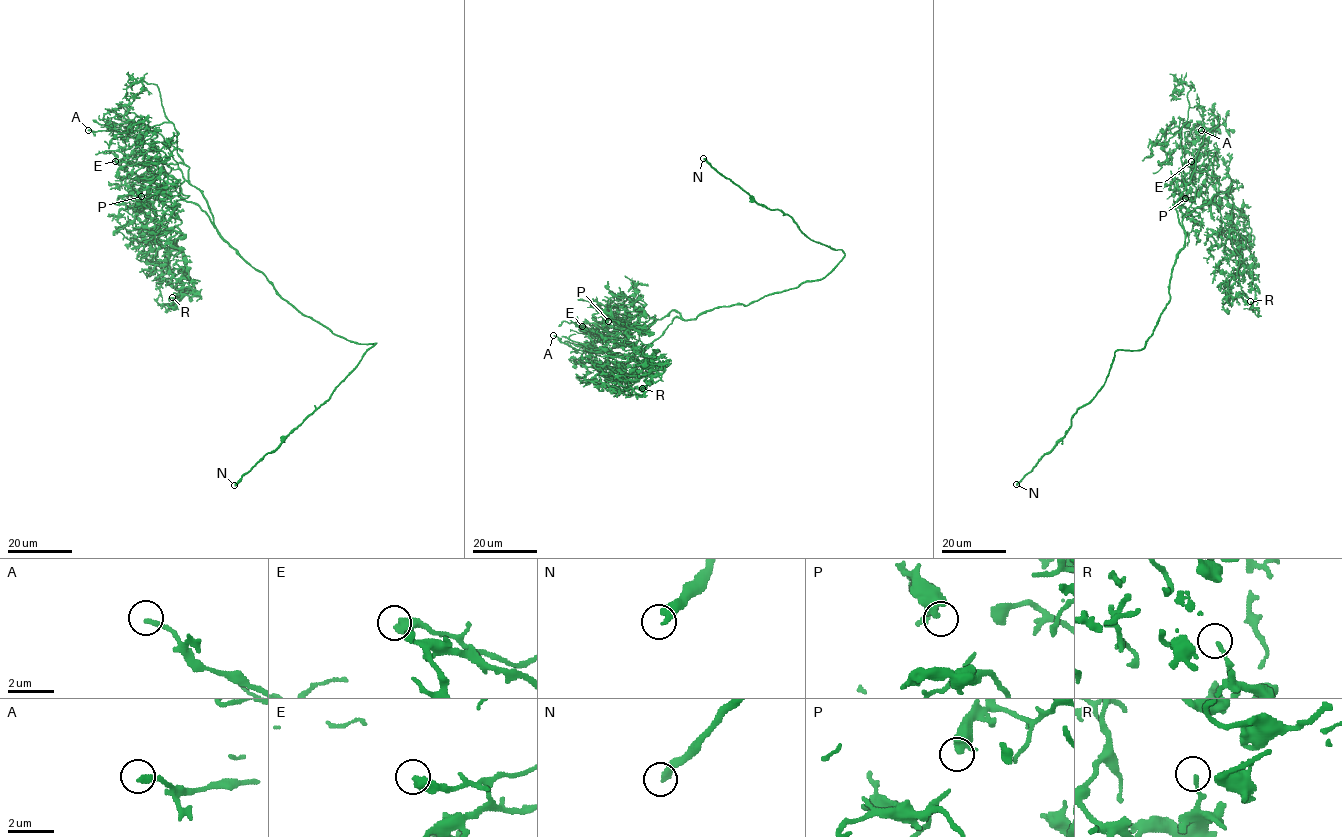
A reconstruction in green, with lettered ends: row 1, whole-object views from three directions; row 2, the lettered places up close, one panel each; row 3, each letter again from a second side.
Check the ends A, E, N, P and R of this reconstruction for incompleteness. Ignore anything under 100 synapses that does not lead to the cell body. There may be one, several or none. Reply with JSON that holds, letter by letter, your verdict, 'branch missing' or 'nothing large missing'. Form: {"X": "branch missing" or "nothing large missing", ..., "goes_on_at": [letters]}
{"A": "nothing large missing", "E": "nothing large missing", "N": "branch missing", "P": "nothing large missing", "R": "nothing large missing", "goes_on_at": ["N"]}

